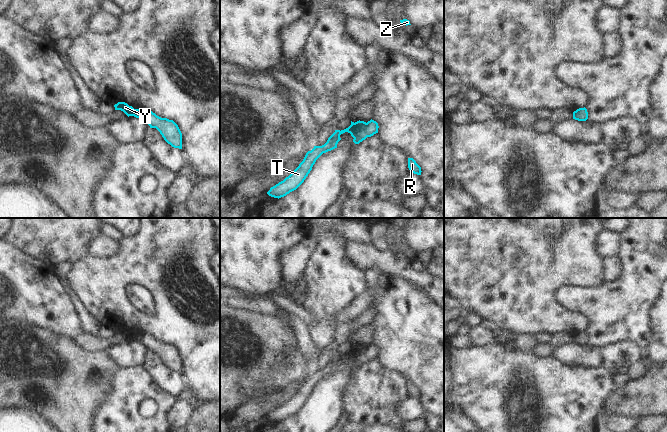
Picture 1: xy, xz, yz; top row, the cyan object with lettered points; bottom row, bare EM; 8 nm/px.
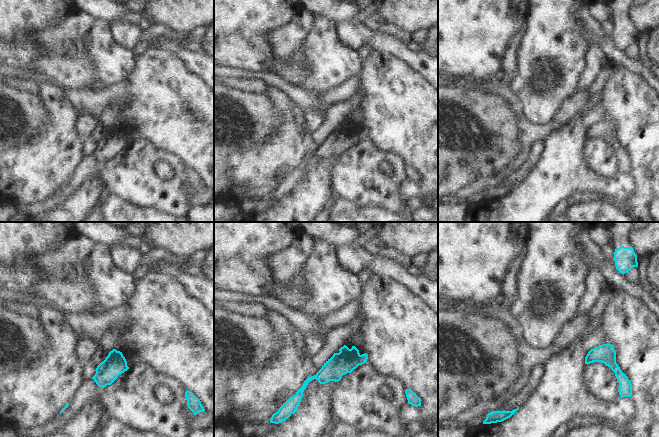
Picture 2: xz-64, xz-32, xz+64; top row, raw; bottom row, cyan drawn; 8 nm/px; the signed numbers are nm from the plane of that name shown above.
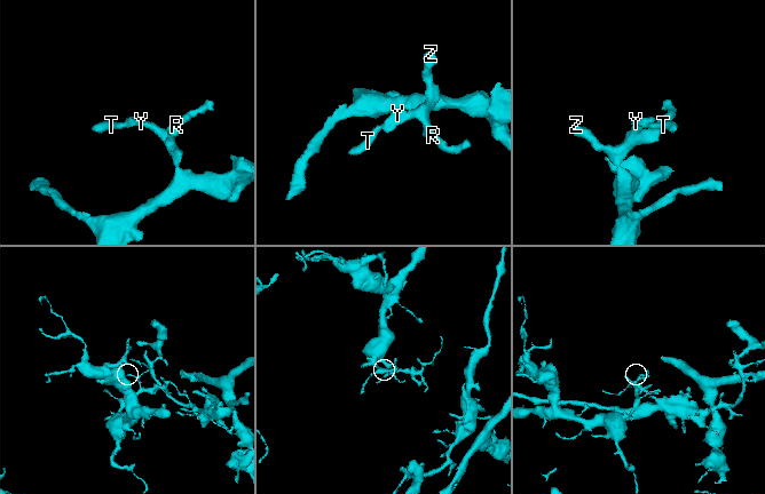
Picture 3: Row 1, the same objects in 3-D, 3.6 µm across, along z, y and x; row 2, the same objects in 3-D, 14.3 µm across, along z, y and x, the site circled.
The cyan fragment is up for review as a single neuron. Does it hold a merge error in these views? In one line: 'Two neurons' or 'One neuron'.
One neuron

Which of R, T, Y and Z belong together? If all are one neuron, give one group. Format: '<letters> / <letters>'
R T Y Z

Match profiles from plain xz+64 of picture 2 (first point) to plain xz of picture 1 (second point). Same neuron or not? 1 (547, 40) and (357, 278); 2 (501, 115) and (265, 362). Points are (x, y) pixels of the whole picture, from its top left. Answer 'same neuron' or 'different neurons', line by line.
1: same neuron
2: same neuron

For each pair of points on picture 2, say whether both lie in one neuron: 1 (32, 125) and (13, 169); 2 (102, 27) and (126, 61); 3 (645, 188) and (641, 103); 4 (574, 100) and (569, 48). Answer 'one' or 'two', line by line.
1: two
2: one
3: one
4: two

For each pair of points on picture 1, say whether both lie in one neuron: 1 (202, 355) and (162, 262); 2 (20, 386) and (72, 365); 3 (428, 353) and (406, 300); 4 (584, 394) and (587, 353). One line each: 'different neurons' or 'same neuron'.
1: same neuron
2: same neuron
3: same neuron
4: different neurons

